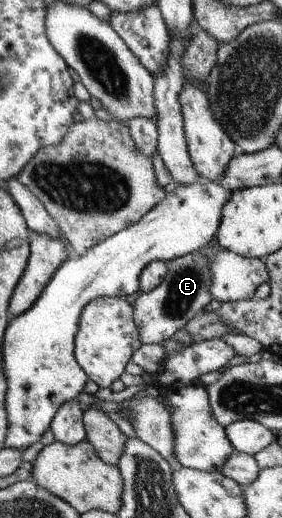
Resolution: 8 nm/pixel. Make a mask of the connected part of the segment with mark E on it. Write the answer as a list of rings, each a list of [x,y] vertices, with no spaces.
[[[209,247],[191,251],[186,255],[168,260],[166,275],[158,287],[152,291],[141,292],[134,301],[133,320],[135,321],[141,344],[161,344],[175,331],[194,317],[212,299],[209,287],[212,274],[209,272]]]

